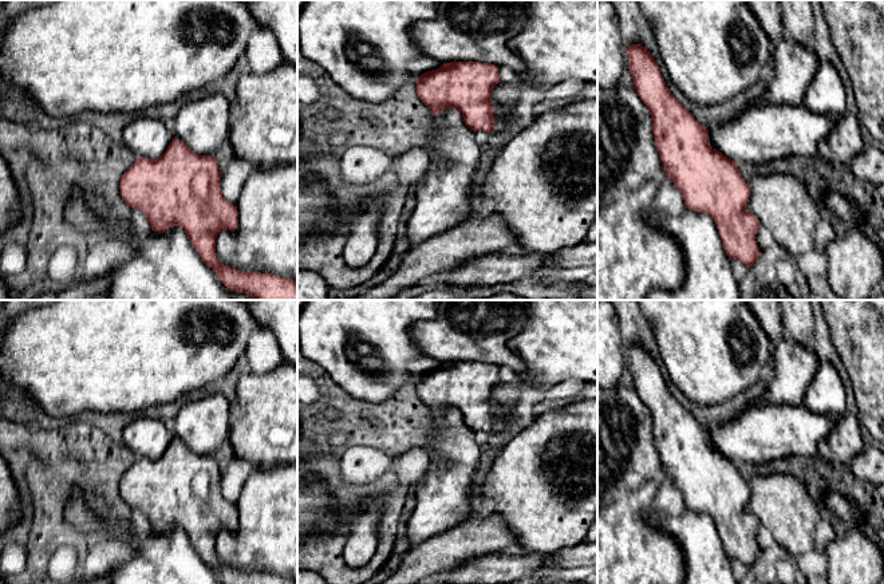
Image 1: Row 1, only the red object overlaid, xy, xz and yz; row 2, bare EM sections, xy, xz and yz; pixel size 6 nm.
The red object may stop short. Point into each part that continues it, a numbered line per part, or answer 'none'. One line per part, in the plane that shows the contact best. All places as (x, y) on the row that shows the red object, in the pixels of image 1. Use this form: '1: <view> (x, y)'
1: xz (444, 192)

